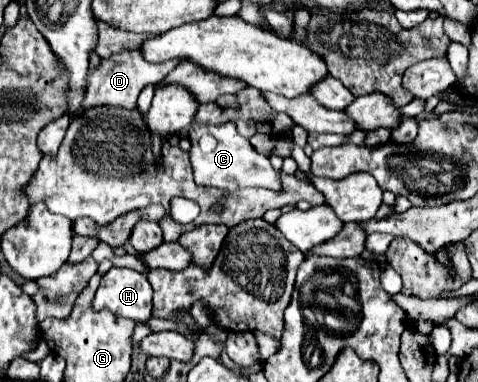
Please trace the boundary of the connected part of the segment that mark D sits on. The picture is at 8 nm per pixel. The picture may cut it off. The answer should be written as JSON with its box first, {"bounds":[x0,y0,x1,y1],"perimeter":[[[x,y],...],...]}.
{"bounds":[79,49,179,113],"perimeter":[[[137,49],[133,51],[123,51],[117,53],[117,57],[109,57],[101,61],[101,69],[97,69],[97,73],[93,73],[89,77],[89,87],[85,93],[85,99],[79,107],[79,113],[93,109],[93,107],[121,107],[121,109],[135,109],[137,97],[143,91],[143,87],[147,85],[155,85],[157,81],[161,81],[161,77],[165,77],[179,61],[165,61],[165,63],[157,63],[157,65],[149,65],[141,53],[137,53]]]}

